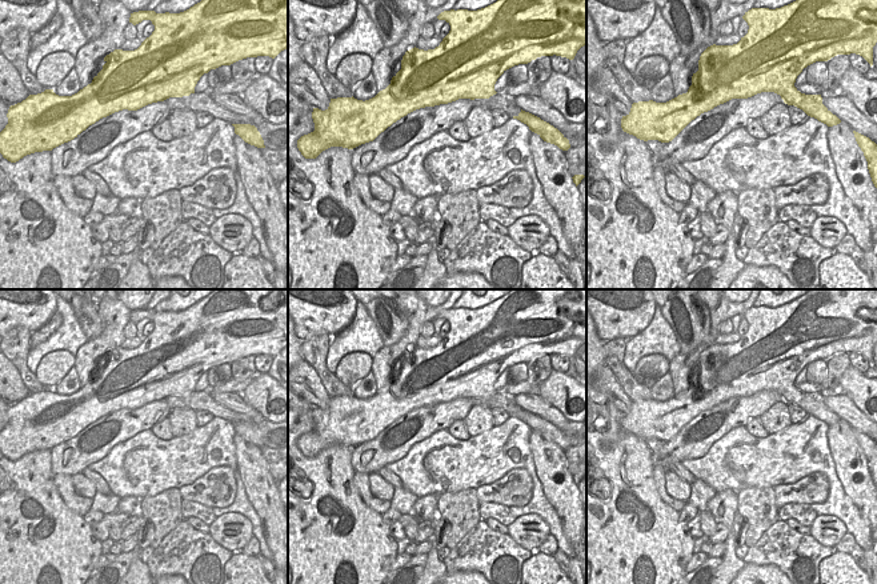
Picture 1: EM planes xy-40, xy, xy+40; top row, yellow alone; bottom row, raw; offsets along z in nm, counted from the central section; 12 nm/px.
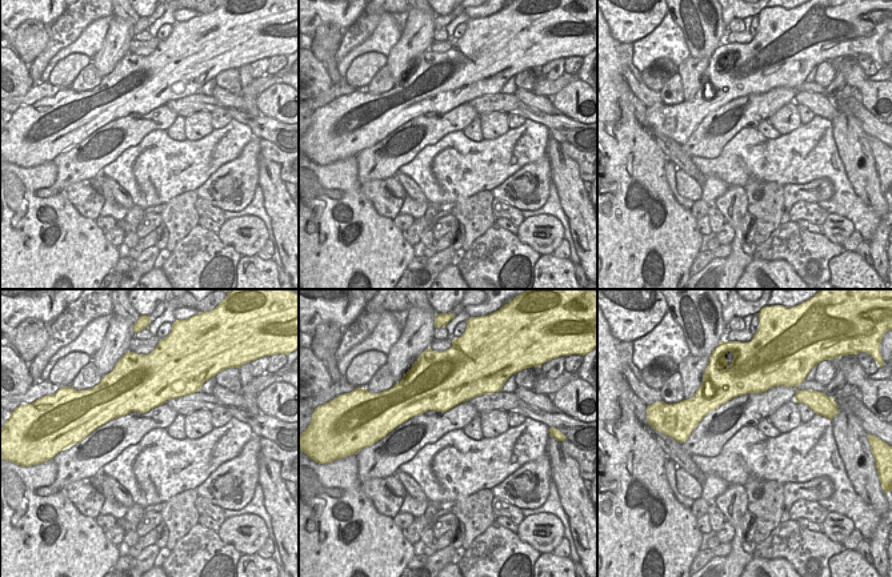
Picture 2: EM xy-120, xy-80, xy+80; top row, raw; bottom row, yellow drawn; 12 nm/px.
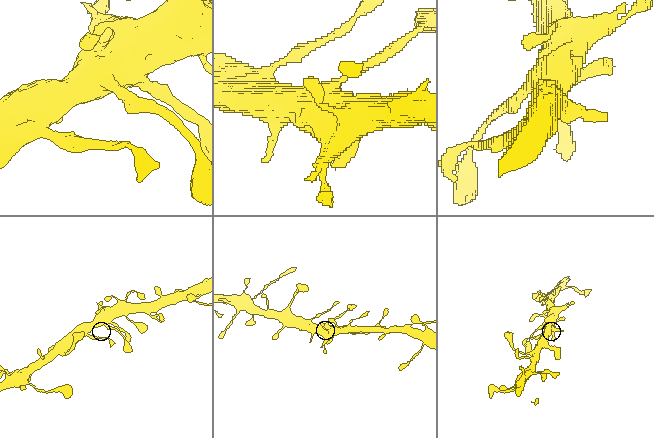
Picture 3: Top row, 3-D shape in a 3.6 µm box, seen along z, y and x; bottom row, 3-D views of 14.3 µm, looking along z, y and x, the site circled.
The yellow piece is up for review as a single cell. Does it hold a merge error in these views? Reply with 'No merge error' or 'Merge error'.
No merge error

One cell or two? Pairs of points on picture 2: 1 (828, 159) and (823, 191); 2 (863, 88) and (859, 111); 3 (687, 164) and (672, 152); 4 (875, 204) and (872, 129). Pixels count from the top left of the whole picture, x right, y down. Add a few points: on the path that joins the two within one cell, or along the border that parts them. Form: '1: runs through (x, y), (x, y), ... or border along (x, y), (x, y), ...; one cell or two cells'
1: border along (795, 183), (808, 183), (827, 177), (835, 192); two cells
2: border along (859, 99), (878, 120); two cells
3: runs through (683, 161), (676, 156); one cell
4: border along (847, 112), (859, 121), (868, 135); two cells

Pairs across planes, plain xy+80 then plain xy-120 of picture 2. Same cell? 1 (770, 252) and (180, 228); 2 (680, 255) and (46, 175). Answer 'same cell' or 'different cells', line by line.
1: different cells
2: same cell

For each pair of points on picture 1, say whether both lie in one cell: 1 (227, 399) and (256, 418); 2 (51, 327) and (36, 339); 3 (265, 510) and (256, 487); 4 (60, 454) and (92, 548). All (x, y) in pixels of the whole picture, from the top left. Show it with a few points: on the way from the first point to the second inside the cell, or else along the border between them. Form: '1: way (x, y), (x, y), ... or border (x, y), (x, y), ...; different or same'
1: way (233, 402), (249, 411); same
2: way (47, 330), (40, 335); same
3: way (265, 504), (265, 498), (261, 492); same
4: border (49, 450), (49, 464), (53, 474); different

